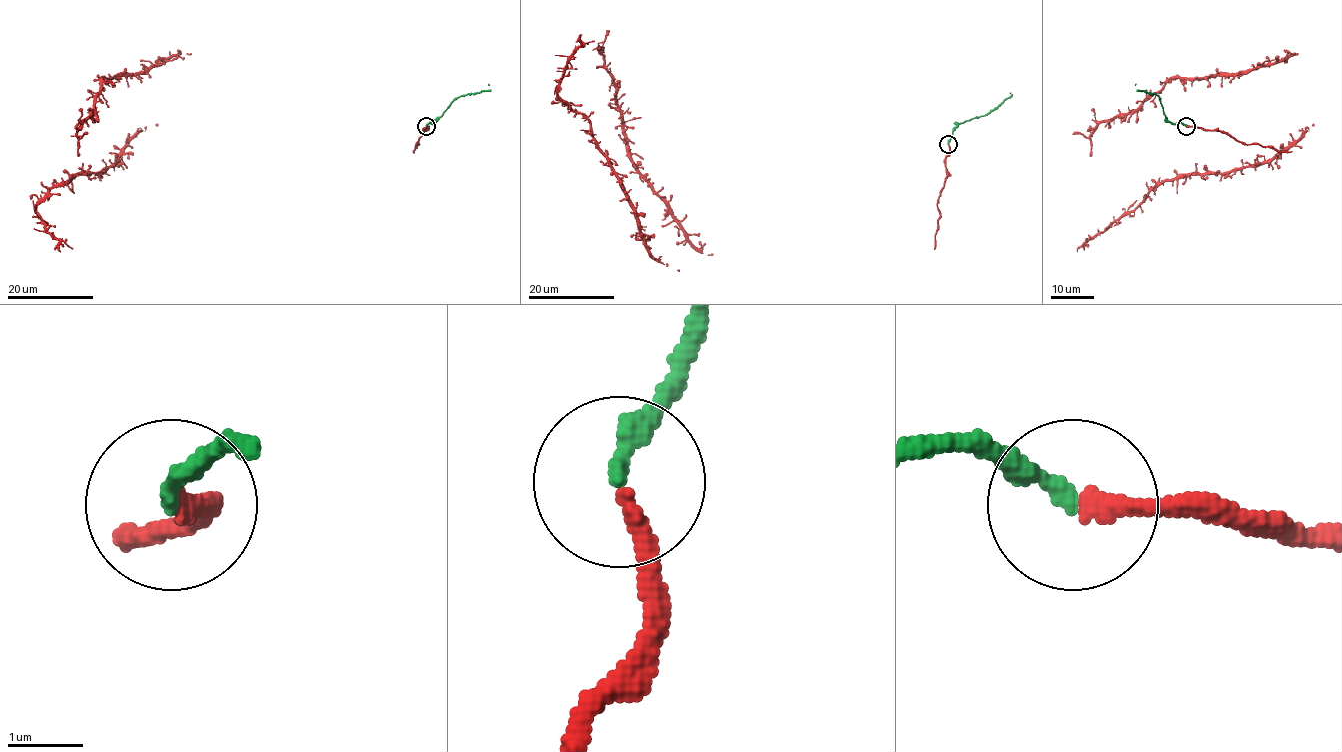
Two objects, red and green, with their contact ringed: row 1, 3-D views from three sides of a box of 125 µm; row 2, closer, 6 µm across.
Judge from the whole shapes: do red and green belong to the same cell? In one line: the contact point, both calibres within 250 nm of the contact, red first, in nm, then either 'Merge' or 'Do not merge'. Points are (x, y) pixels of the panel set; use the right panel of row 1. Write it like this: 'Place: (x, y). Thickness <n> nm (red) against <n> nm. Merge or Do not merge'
Place: (1186, 126). Thickness 240 nm (red) against 240 nm. Merge

